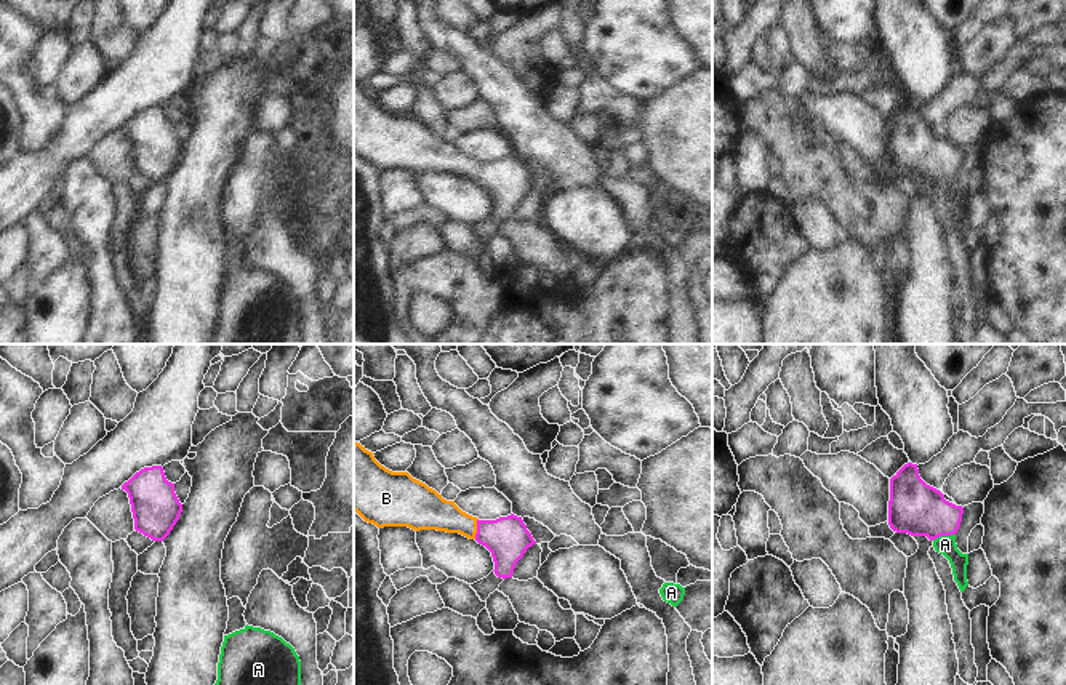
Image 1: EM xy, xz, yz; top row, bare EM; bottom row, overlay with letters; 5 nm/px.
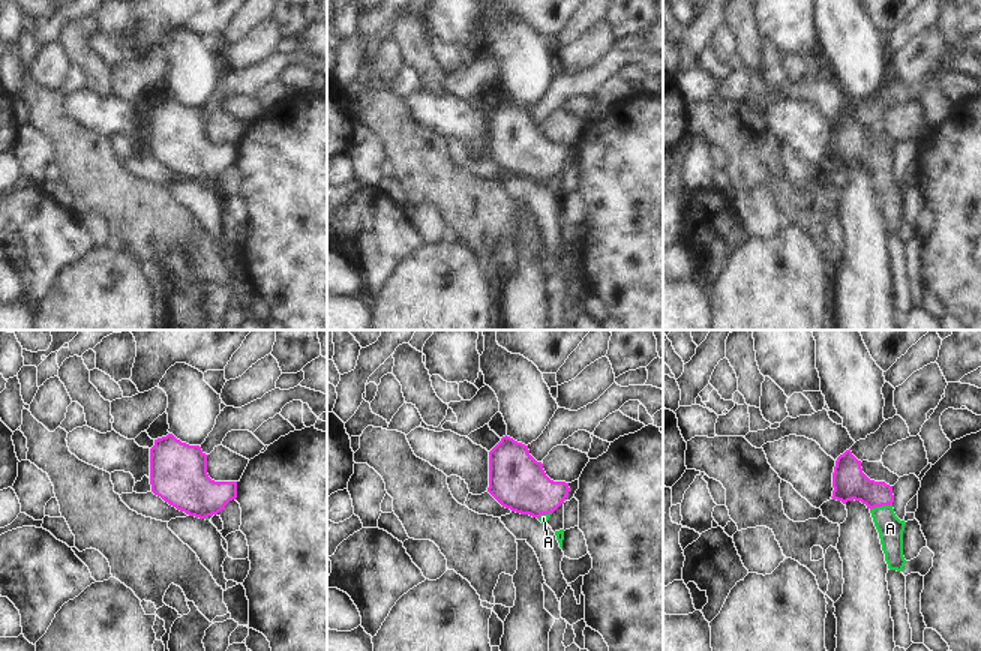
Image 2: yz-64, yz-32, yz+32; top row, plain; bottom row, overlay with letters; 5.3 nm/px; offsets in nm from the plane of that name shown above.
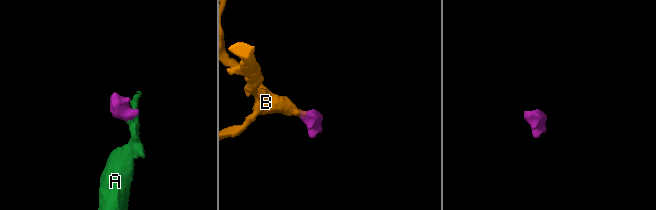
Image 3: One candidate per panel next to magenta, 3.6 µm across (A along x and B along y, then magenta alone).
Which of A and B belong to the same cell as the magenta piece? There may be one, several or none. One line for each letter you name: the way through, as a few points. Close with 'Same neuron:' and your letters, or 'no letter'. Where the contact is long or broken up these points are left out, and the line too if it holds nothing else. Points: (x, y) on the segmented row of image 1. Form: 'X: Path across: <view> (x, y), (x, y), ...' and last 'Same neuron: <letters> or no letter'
A: Path across: yz (914, 508), (943, 535), (945, 544)
B: Path across: xz (506, 538), (477, 528), (431, 511)
Same neuron: A, B.

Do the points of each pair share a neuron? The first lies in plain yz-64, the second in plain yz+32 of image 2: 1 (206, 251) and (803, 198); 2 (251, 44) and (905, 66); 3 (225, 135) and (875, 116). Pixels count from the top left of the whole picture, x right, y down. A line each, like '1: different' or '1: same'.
1: same
2: same
3: different

